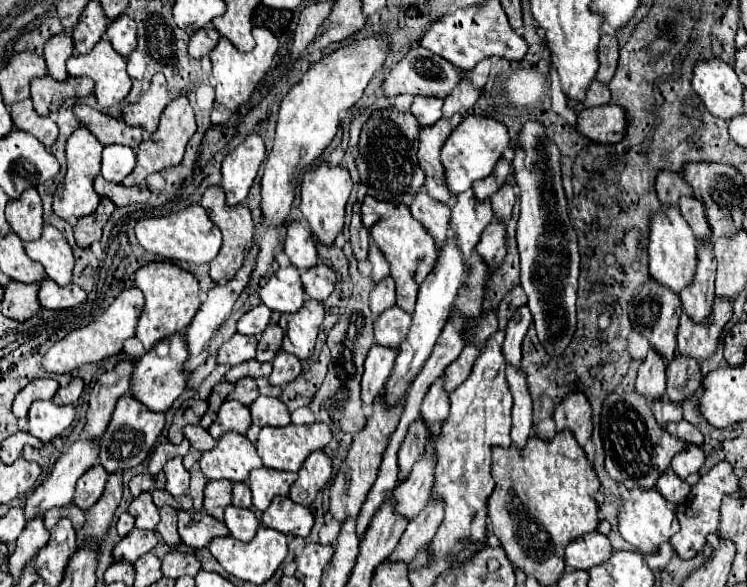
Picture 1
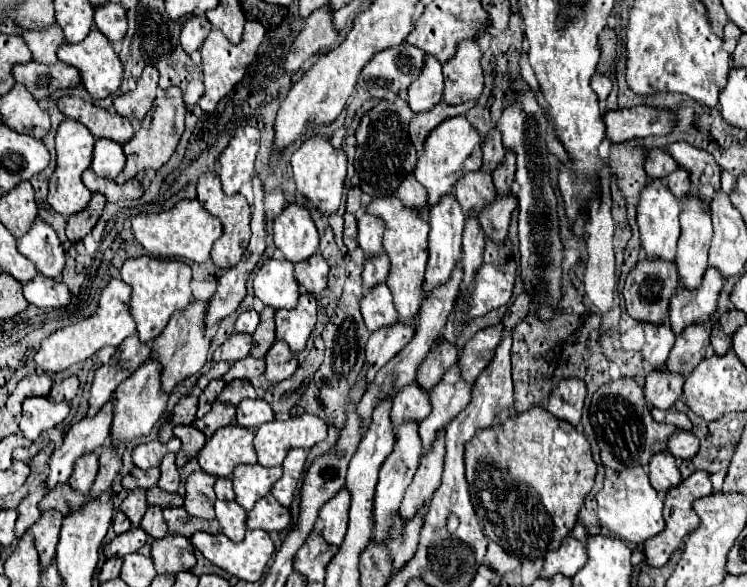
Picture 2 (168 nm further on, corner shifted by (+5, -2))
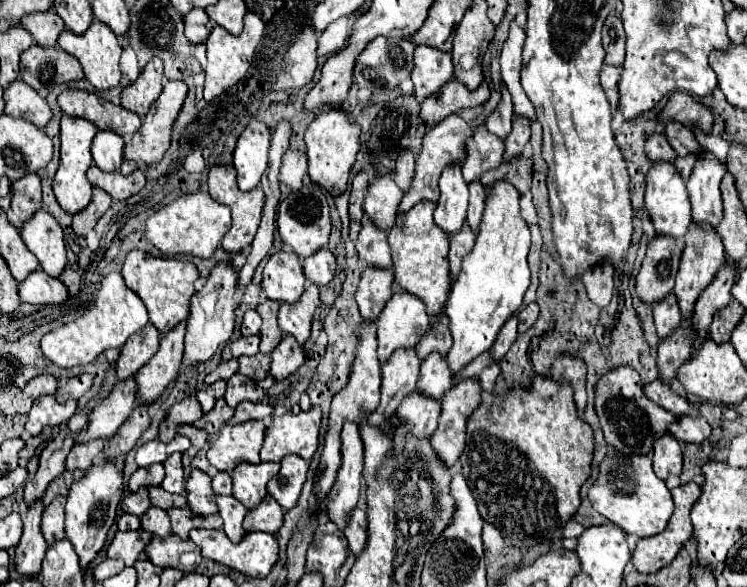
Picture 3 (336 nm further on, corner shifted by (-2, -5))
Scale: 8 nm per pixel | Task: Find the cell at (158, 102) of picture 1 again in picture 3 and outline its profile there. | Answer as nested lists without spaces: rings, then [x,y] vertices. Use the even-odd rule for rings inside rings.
[[[151,58],[149,64],[139,74],[139,78],[123,90],[121,106],[143,118],[151,108],[151,104],[155,102],[155,98],[159,98],[161,82],[163,82],[163,62],[161,58]]]

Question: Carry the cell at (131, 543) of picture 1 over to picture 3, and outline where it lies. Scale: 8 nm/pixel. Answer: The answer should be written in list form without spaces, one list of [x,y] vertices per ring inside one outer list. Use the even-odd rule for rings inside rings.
[[[145,530],[135,532],[117,532],[113,542],[107,548],[109,558],[119,558],[125,562],[125,566],[133,566],[139,554],[147,548],[153,534],[147,534]]]

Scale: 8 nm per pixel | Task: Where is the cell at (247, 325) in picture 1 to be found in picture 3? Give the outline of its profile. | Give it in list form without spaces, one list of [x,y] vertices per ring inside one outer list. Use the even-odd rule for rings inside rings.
[[[249,310],[241,322],[241,334],[251,336],[251,334],[259,334],[259,330],[261,330],[261,316],[255,310]]]

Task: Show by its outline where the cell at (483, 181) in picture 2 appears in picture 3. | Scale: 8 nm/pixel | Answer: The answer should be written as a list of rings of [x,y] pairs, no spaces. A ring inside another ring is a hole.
[[[477,126],[473,138],[467,140],[467,158],[463,162],[463,178],[467,184],[475,182],[487,170],[501,166],[505,144],[497,136],[489,134],[485,126]]]

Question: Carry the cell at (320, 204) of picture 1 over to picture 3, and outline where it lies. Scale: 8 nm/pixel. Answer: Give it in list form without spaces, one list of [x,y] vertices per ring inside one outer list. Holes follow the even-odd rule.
[[[325,112],[319,114],[305,132],[305,144],[307,144],[307,162],[309,162],[309,178],[325,188],[331,196],[341,196],[347,190],[351,166],[355,162],[355,156],[359,152],[359,126],[351,122],[351,118],[341,112]]]

